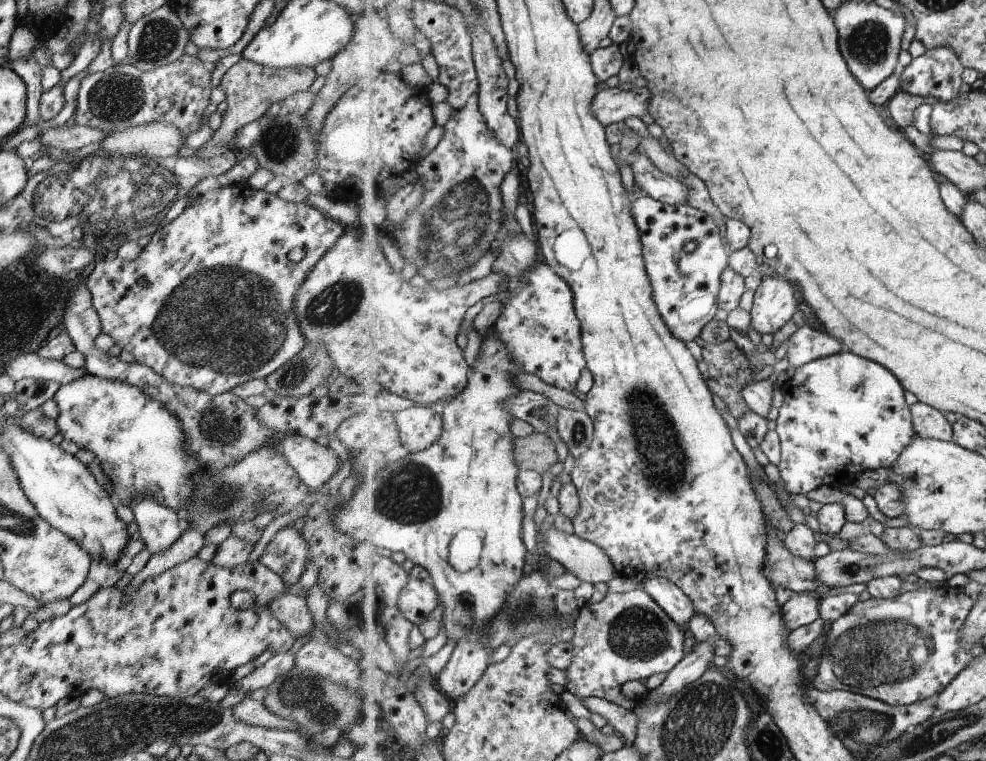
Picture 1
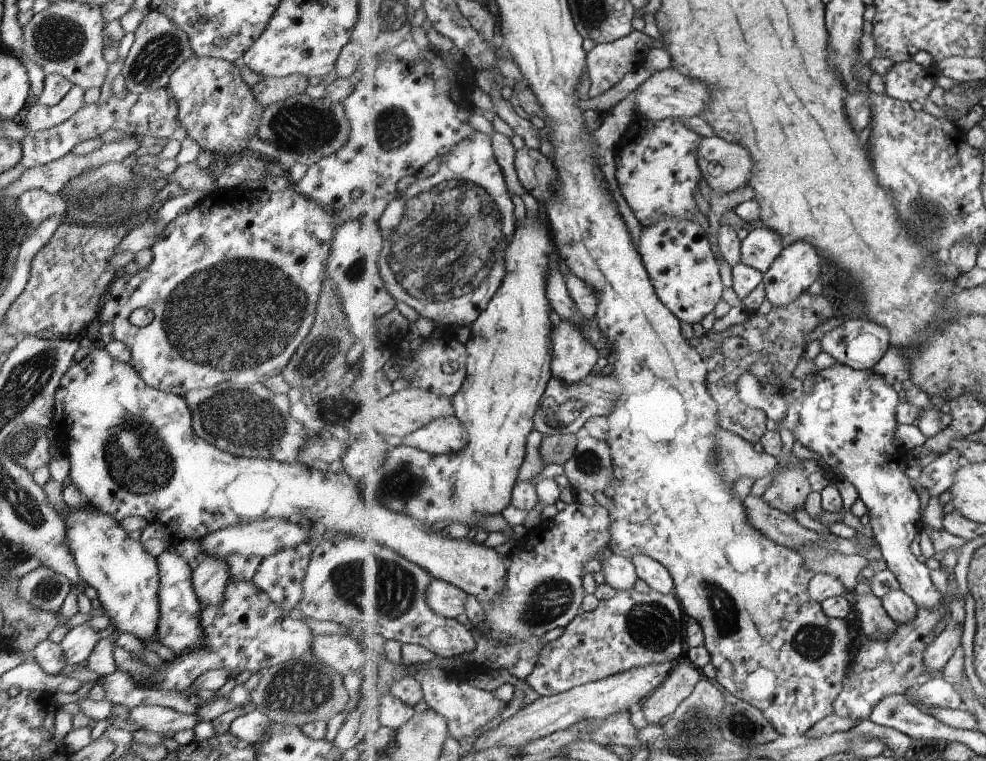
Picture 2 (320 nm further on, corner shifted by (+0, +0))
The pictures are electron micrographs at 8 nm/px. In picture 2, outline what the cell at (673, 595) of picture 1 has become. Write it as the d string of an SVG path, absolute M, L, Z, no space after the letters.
M635 556L632 562L635 564L637 575L650 588L659 594L676 594L676 585L669 570L653 560L651 556Z

